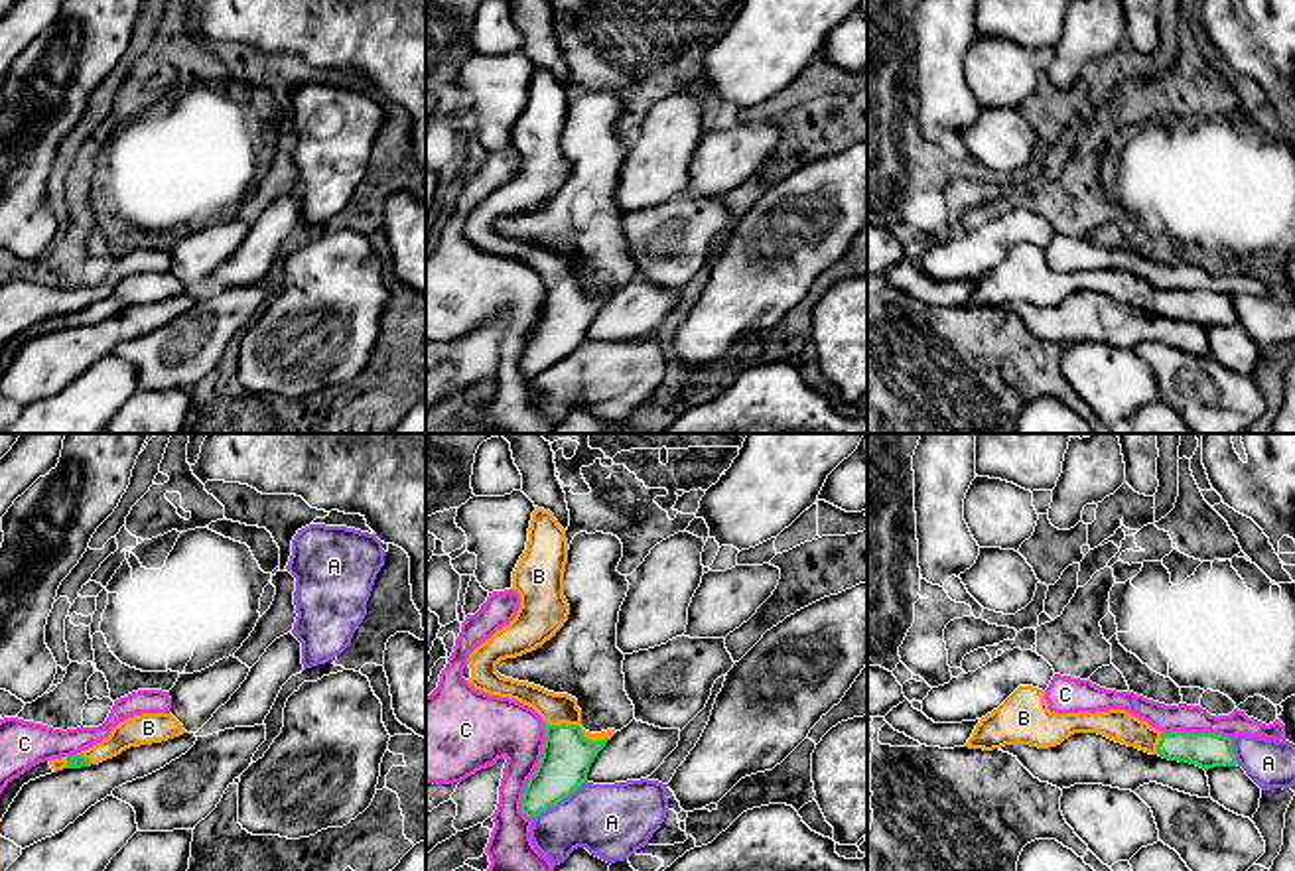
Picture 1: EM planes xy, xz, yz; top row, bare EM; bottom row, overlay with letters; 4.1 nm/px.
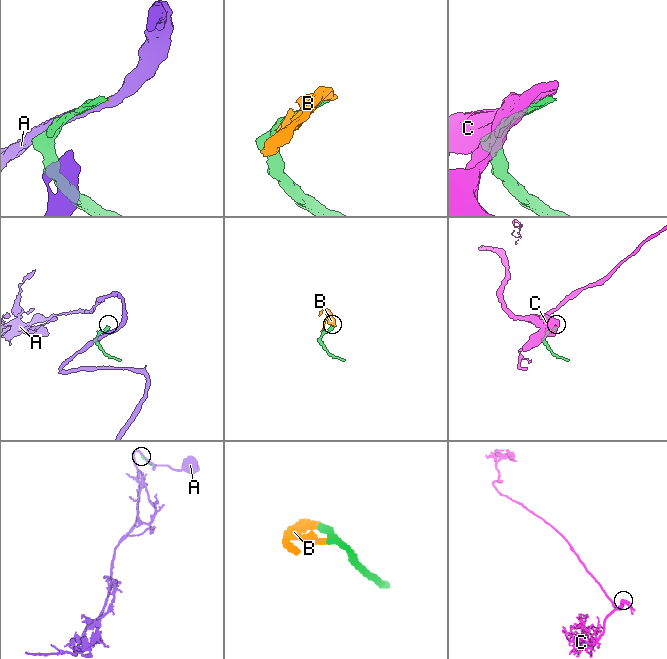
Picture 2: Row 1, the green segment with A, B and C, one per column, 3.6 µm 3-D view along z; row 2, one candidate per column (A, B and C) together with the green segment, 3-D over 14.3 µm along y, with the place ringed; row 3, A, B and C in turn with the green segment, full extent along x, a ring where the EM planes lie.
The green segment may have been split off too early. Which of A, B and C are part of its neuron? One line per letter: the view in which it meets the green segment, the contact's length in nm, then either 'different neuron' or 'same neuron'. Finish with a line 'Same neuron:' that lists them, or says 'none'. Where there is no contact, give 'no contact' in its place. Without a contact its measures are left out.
A: xz | 280 nm | different neuron
B: xz | 280 nm | same neuron
C: xz | 420 nm | different neuron
Same neuron: B

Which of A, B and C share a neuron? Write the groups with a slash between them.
A / B / C

